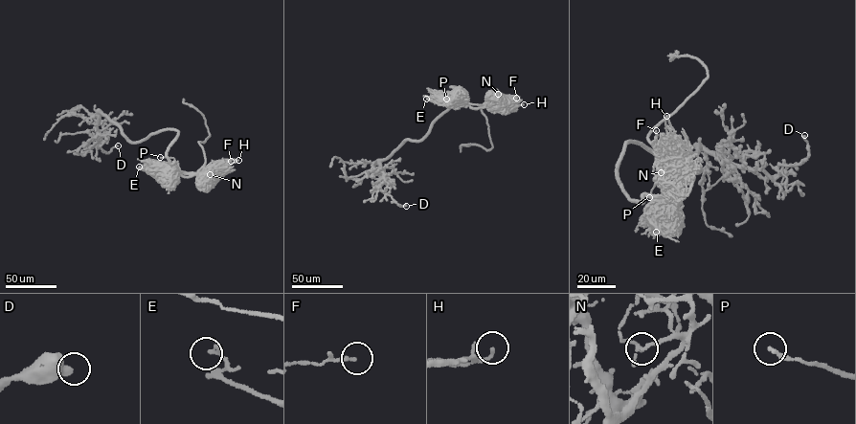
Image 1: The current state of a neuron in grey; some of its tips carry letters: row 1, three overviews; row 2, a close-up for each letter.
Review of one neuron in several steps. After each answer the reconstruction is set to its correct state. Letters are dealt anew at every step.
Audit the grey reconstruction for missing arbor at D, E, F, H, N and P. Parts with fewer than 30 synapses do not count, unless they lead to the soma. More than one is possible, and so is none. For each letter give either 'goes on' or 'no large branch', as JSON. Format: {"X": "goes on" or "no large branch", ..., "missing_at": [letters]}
{"D": "no large branch", "E": "no large branch", "F": "no large branch", "H": "no large branch", "N": "no large branch", "P": "no large branch", "missing_at": []}

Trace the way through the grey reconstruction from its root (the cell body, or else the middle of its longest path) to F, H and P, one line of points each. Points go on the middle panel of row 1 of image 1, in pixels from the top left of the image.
F: (458, 93), (455, 86), (451, 86), (459, 90), (461, 97), (473, 107), (487, 106), (503, 98), (516, 98)
H: (458, 93), (455, 86), (451, 86), (459, 90), (461, 97), (473, 107), (509, 108), (524, 104)
P: (458, 93), (455, 86), (451, 86), (459, 90), (467, 105), (446, 99)

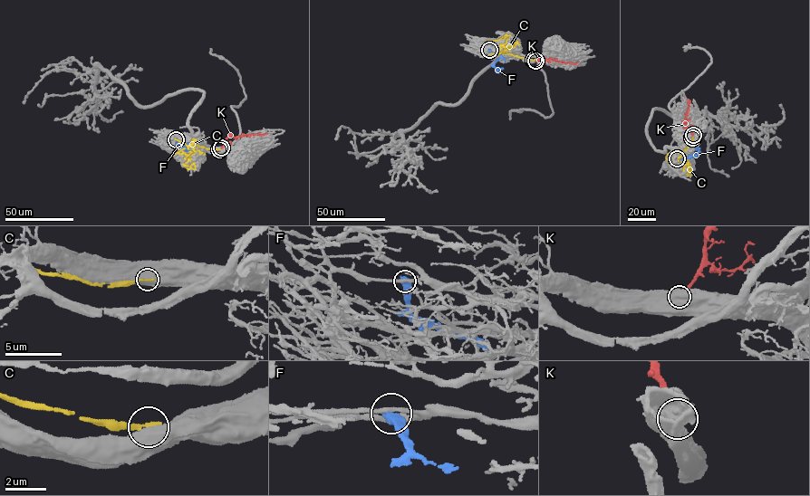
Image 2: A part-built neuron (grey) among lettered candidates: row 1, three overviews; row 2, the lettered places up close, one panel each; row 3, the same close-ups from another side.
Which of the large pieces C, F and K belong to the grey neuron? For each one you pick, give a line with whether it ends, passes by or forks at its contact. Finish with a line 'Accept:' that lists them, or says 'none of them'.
K: It ends there
Accept: K

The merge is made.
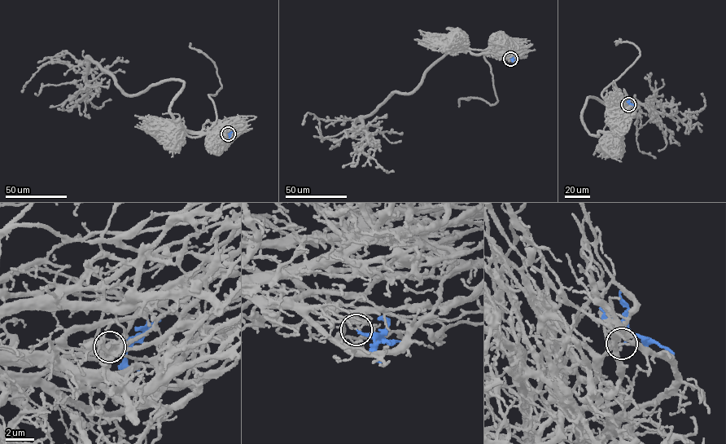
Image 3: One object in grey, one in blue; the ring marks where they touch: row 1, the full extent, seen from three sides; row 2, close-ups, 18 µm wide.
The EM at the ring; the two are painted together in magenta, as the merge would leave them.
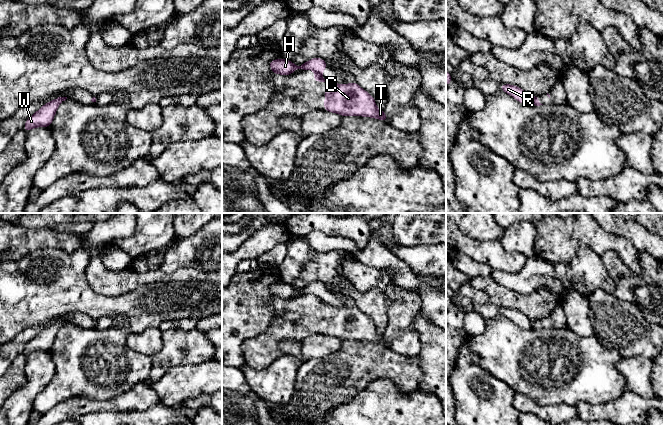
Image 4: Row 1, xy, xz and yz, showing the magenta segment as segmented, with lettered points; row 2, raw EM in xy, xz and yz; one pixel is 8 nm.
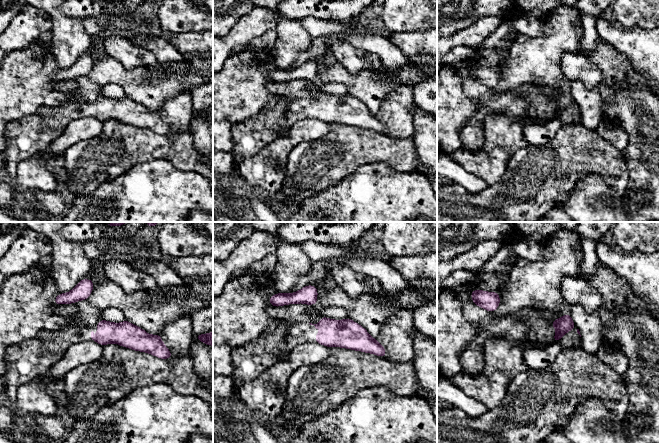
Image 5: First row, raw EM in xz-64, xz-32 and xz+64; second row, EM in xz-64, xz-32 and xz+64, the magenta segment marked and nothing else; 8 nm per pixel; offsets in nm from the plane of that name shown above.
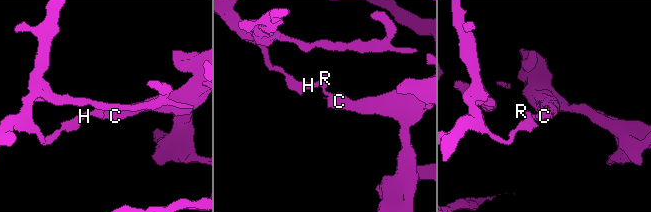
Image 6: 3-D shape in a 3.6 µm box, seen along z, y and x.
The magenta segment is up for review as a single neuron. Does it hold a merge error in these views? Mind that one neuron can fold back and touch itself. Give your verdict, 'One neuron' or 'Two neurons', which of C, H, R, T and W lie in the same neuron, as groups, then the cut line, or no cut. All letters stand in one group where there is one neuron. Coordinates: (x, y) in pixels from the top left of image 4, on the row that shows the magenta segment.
One neuron. Groups: C H R T W. No split

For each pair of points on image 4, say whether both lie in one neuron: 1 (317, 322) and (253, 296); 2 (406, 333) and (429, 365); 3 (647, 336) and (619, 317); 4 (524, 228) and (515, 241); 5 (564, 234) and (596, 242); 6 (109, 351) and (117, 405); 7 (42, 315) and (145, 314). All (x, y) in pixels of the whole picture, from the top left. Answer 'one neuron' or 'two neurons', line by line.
1: two neurons
2: two neurons
3: one neuron
4: one neuron
5: one neuron
6: two neurons
7: one neuron

